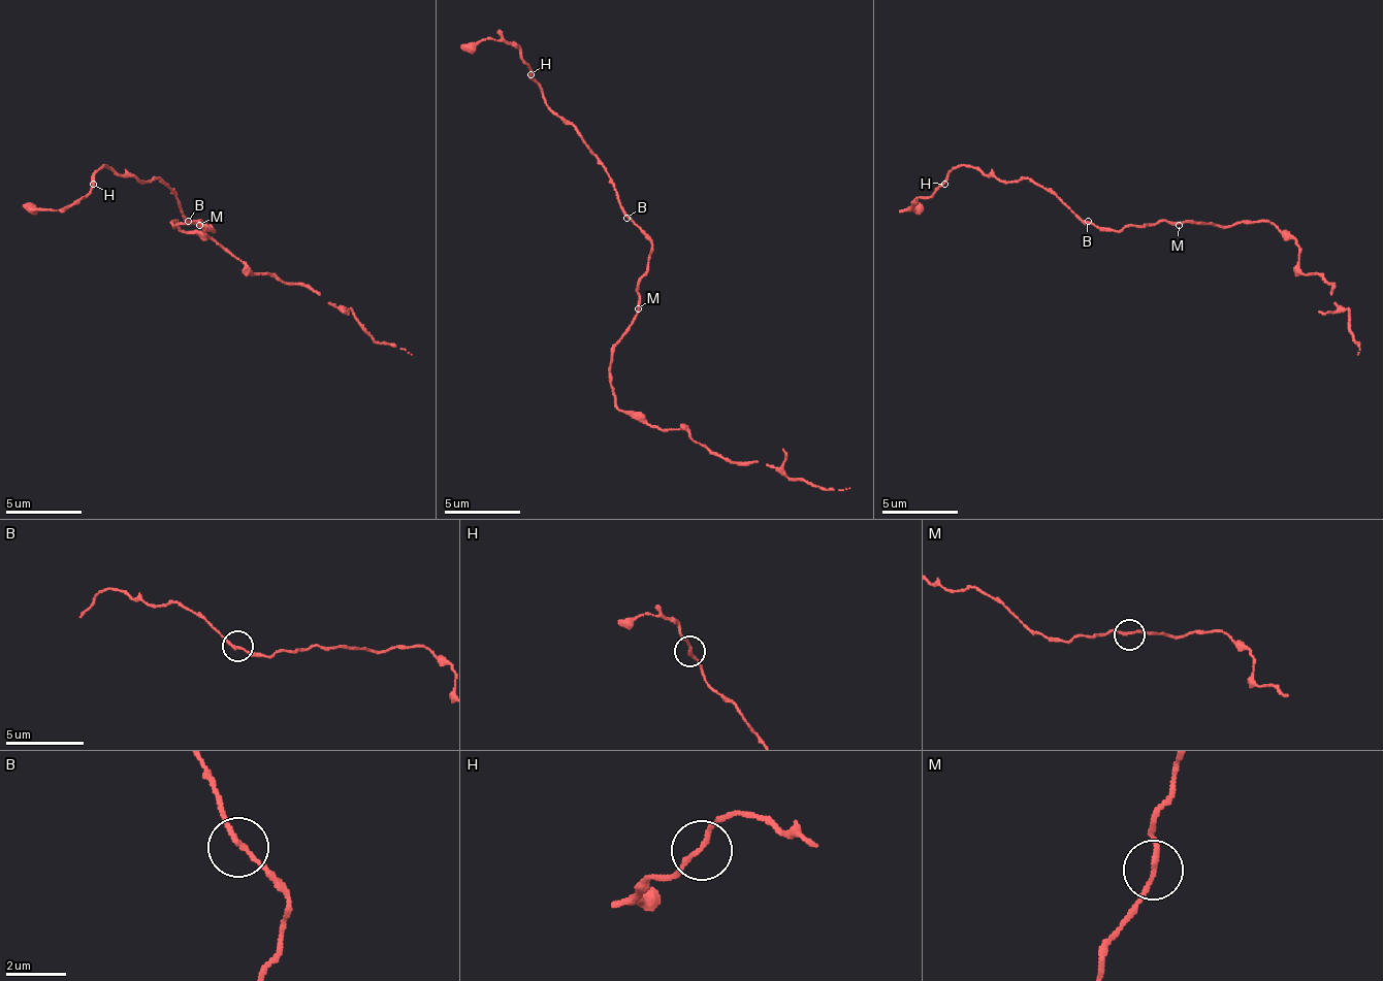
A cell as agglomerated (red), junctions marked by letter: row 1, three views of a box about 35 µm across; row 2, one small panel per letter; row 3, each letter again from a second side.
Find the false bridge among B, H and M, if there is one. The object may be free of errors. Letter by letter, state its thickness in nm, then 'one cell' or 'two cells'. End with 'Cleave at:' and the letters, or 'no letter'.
B: 160 nm | one cell
H: 170 nm | two cells
M: 160 nm | one cell
Cleave at: H

